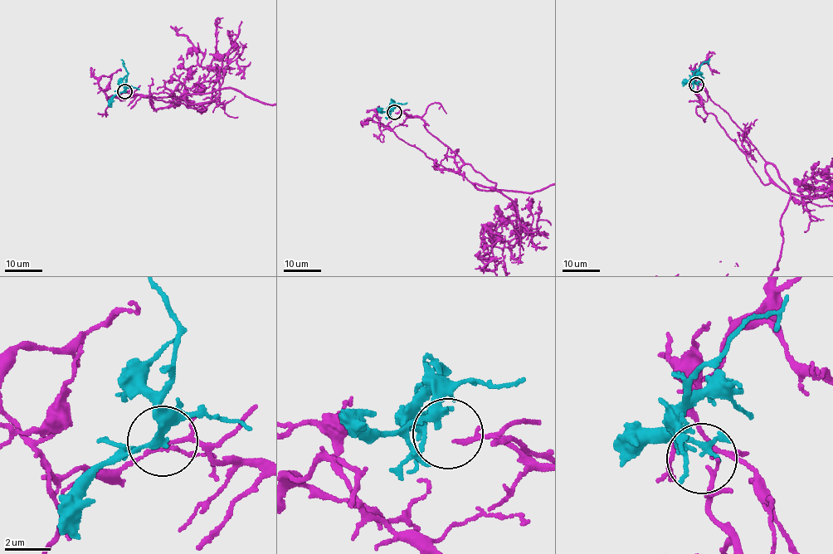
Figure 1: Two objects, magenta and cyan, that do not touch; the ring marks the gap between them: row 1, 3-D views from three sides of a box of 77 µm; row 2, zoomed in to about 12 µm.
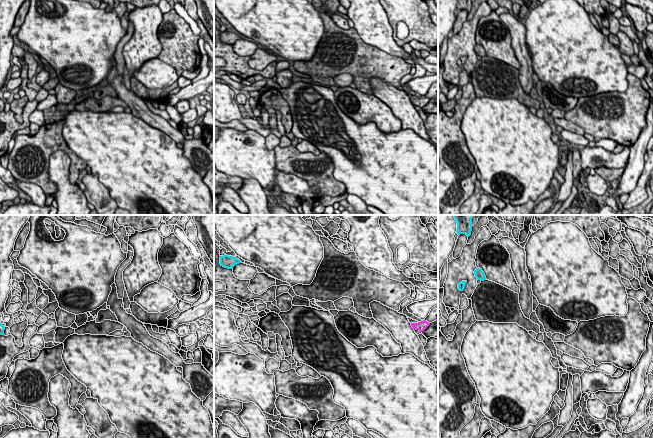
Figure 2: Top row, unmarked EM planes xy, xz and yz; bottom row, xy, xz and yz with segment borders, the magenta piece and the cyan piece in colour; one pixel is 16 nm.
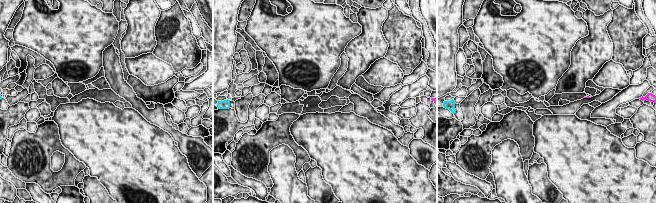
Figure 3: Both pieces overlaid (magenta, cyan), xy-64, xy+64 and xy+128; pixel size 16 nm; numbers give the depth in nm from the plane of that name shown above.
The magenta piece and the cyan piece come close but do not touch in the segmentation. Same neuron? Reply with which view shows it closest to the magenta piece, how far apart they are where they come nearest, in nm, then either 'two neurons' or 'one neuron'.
nearest in xz; 2900 nm apart; one neuron

